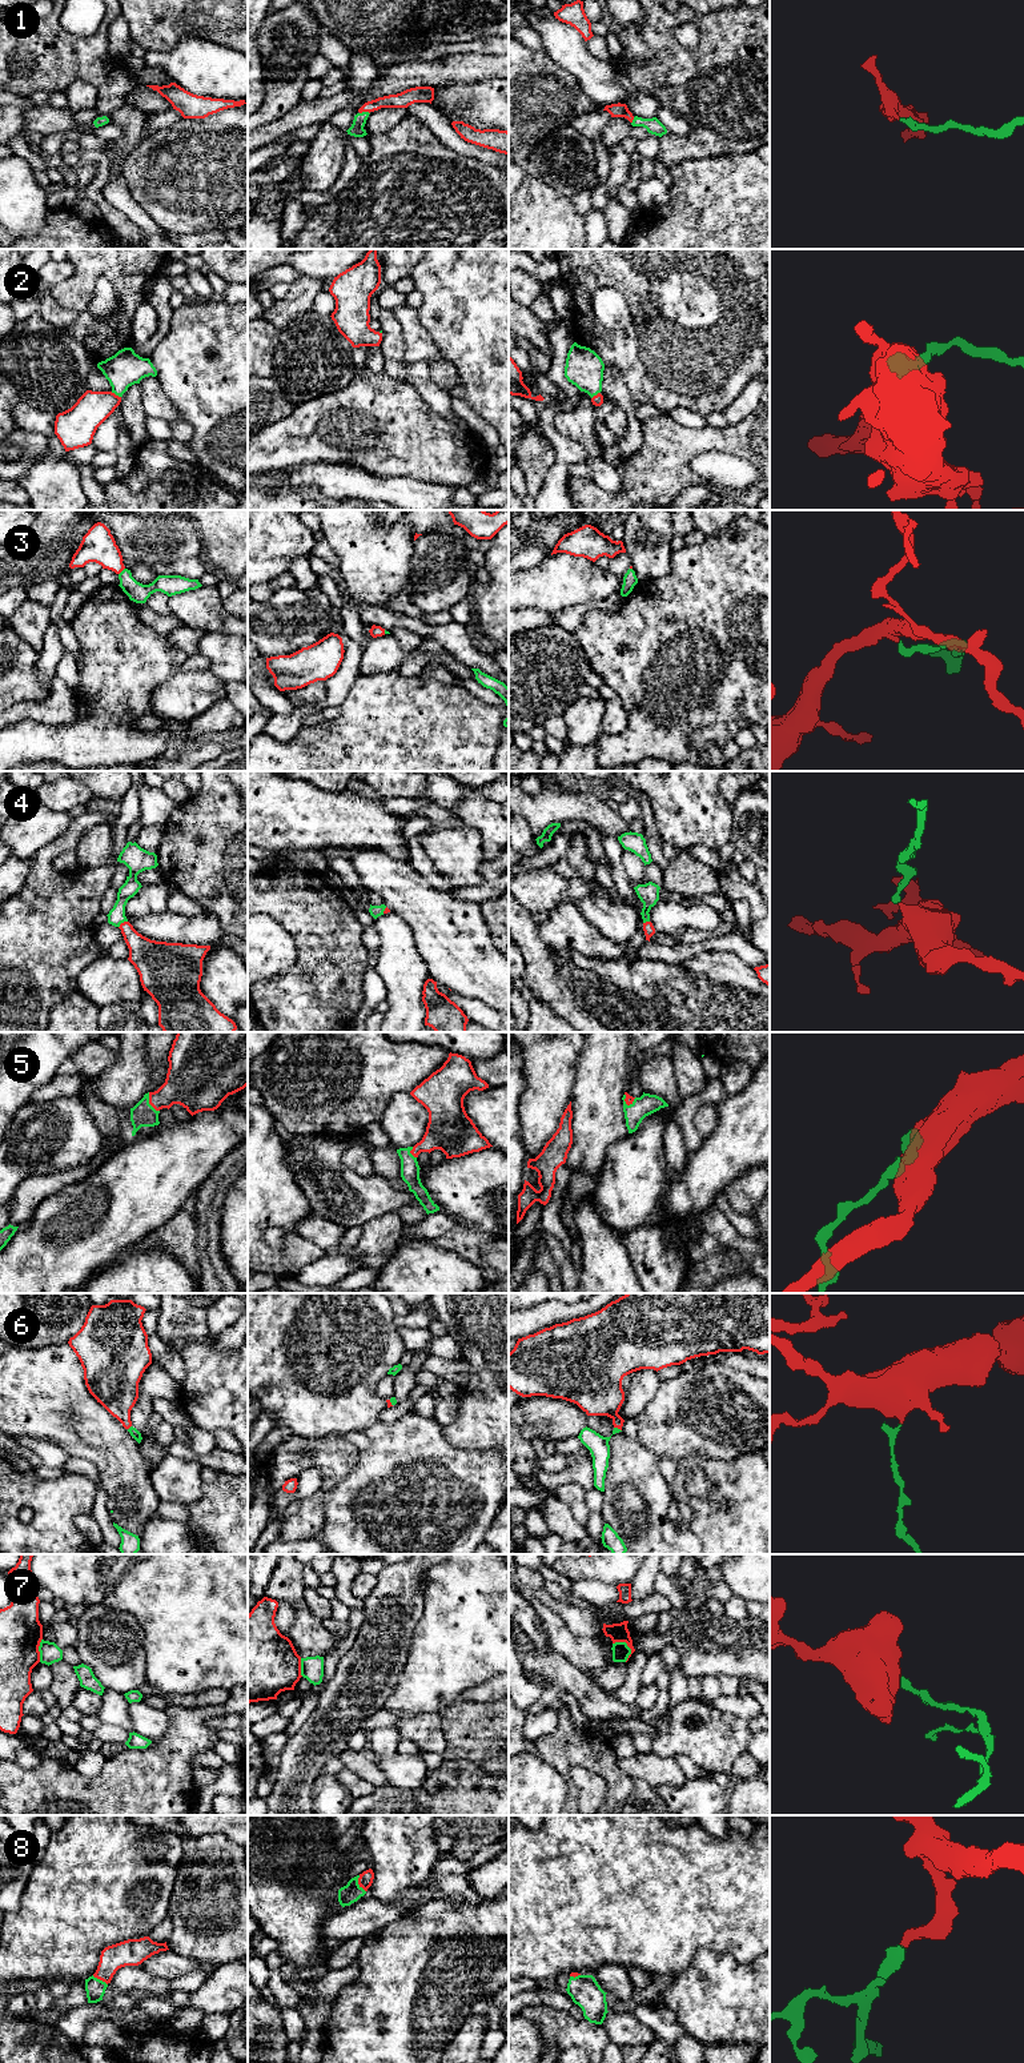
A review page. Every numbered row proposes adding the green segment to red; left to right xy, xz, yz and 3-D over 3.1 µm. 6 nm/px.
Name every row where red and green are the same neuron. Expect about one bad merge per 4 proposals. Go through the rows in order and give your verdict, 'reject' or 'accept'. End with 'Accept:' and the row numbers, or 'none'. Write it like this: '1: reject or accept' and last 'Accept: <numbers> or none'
1: accept
2: accept
3: accept
4: accept
5: accept
6: accept
7: reject
8: accept
Accept: 1, 2, 3, 4, 5, 6, 8

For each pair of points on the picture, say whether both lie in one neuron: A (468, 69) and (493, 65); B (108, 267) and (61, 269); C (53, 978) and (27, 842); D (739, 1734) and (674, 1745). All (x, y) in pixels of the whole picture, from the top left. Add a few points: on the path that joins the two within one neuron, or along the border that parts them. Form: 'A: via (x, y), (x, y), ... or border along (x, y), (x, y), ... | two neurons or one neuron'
A: via (474, 67), (486, 67) | one neuron
B: border along (69, 263), (72, 273), (49, 287) | two neurons
C: border along (57, 838), (47, 843), (32, 858) | two neurons
D: via (723, 1740), (690, 1740) | one neuron

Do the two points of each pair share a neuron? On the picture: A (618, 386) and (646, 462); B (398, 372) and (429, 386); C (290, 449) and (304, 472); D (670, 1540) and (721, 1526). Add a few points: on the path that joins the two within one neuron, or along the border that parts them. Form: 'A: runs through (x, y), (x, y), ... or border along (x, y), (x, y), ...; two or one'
A: border along (642, 422), (642, 444), (617, 466); two
B: runs through (406, 372), (414, 373), (421, 380); one
C: border along (330, 461), (304, 462), (288, 470); two
D: border along (689, 1529), (701, 1540); two

